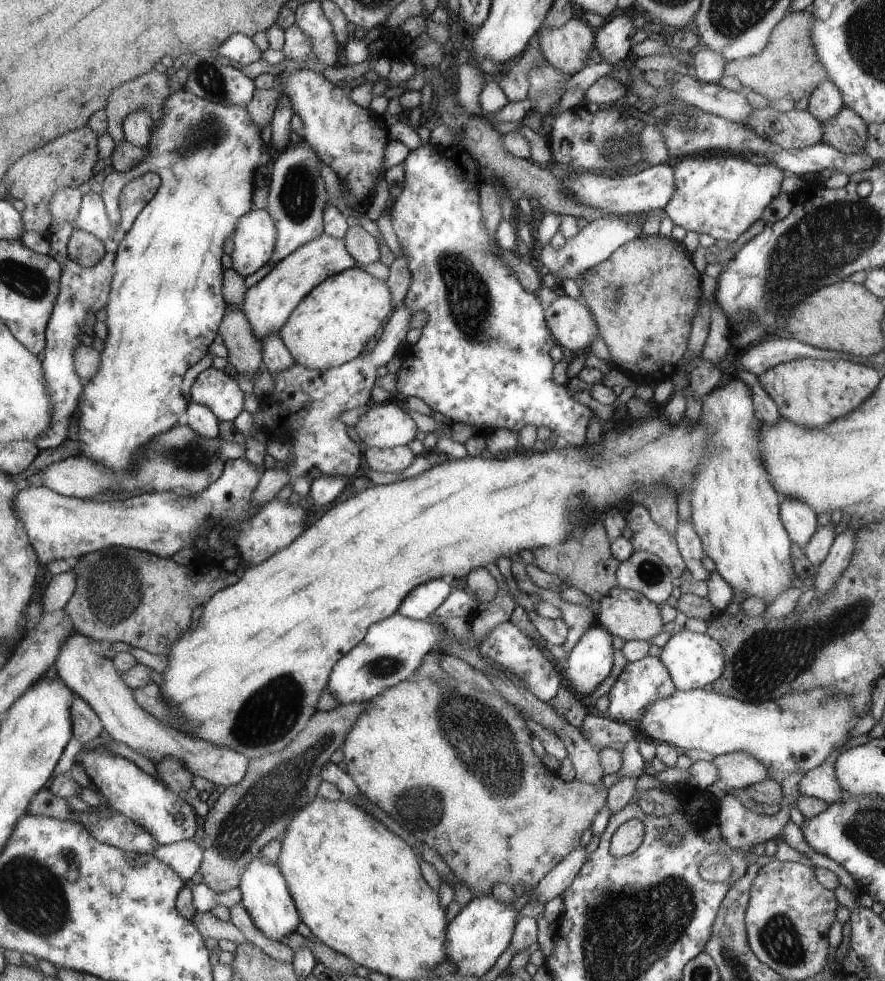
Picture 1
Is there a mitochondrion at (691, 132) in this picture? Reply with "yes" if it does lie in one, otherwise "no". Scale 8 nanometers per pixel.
yes

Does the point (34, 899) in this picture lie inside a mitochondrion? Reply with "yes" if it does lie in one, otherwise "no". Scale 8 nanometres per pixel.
yes

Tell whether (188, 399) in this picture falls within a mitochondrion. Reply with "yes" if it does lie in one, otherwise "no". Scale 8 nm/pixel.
no

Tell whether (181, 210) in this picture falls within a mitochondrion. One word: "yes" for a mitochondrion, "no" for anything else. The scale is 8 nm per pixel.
no

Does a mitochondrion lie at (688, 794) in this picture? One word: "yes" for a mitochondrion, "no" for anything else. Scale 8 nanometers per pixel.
no

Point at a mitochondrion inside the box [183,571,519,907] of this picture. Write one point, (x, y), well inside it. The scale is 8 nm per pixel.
(278, 793)

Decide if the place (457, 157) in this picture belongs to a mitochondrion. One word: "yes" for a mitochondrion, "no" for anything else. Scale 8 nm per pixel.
no

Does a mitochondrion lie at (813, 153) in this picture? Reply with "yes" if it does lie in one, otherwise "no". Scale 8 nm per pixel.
no

